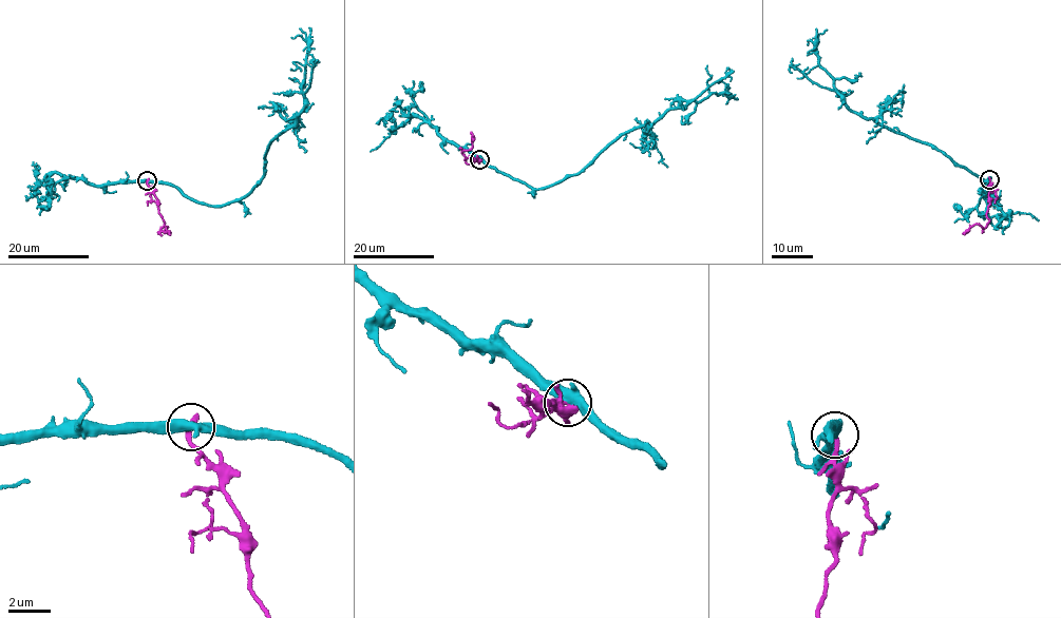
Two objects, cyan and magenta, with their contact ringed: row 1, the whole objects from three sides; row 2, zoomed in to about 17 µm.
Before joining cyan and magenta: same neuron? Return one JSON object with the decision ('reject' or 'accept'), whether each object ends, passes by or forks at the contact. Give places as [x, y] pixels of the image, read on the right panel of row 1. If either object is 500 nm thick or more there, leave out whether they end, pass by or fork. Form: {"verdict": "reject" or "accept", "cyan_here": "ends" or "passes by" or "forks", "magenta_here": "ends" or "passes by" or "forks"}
{"verdict": "reject", "cyan_here": "forks", "magenta_here": "ends"}

